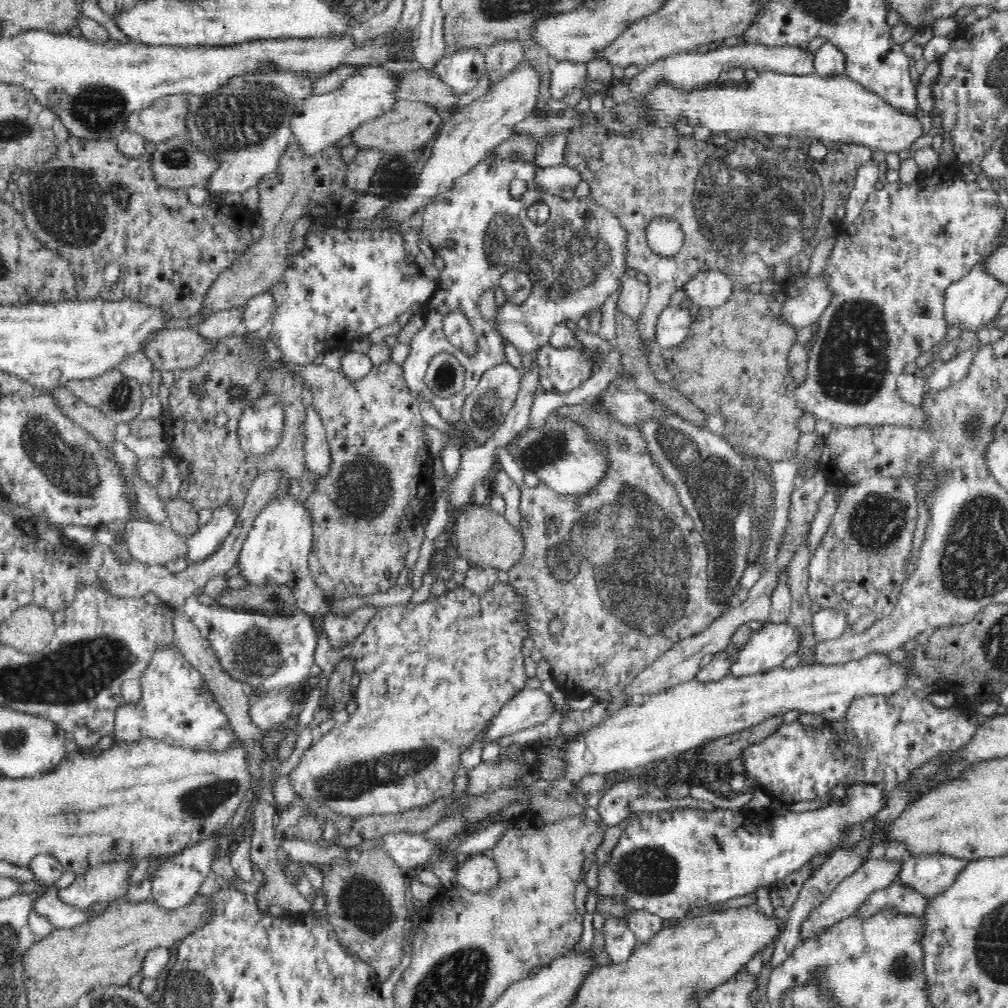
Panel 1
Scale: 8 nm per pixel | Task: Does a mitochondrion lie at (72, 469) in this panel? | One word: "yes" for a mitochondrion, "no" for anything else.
yes

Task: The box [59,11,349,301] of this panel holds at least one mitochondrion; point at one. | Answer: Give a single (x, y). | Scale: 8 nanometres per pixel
(222, 127)

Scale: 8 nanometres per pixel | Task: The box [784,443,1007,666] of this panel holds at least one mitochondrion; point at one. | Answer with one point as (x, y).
(877, 521)

